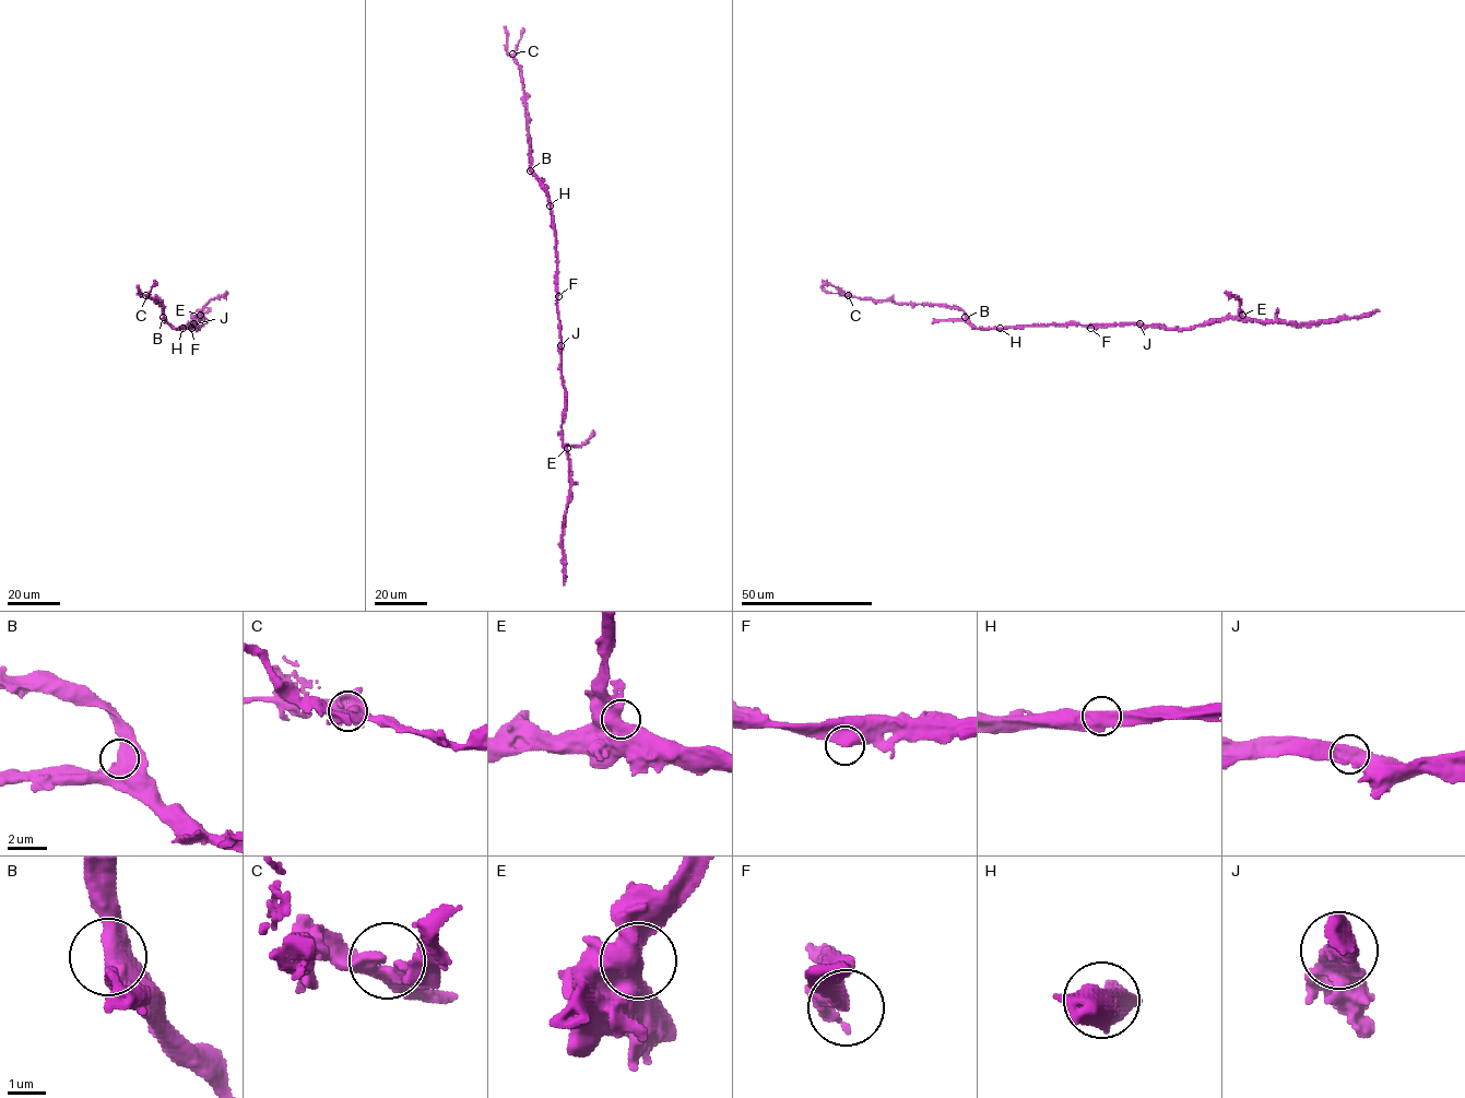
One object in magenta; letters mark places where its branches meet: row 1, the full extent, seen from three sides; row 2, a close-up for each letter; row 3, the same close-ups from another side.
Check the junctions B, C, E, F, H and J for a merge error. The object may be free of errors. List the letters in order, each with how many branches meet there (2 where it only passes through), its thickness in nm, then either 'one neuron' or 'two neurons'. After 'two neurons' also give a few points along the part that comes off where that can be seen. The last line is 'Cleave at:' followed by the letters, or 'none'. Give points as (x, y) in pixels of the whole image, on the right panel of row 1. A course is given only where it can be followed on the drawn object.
B: 1 | 750 nm | one neuron
C: 2 | 240 nm | one neuron
E: 1 | 950 nm | one neuron
F: 1 | 600 nm | one neuron
H: 2 | 550 nm | one neuron
J: 2 | 600 nm | one neuron
Cleave at: none

